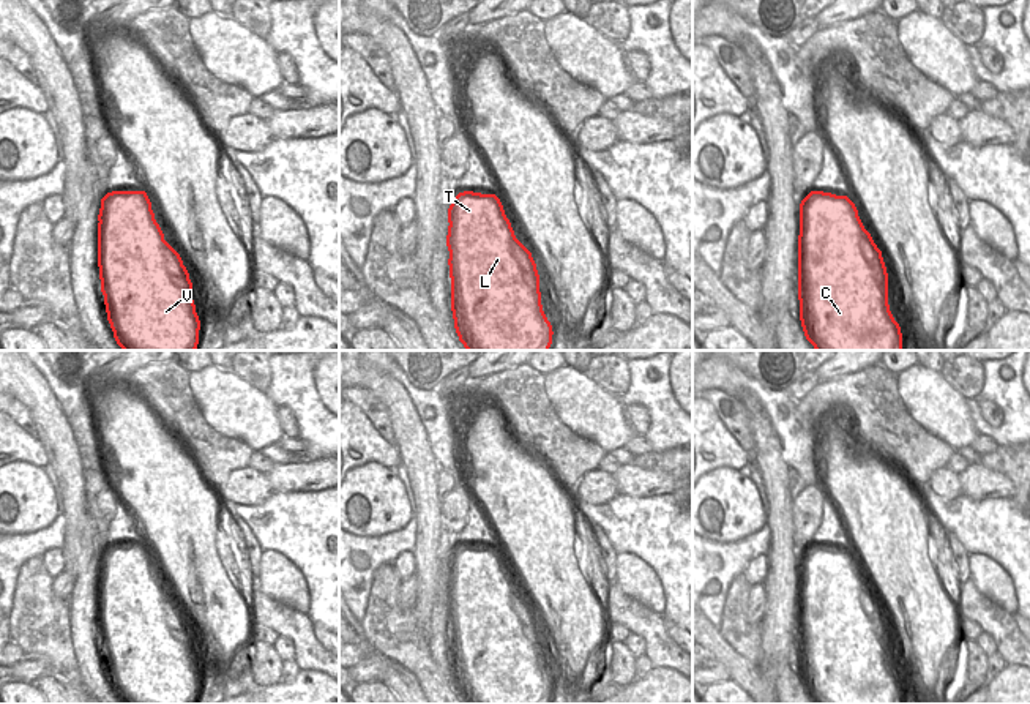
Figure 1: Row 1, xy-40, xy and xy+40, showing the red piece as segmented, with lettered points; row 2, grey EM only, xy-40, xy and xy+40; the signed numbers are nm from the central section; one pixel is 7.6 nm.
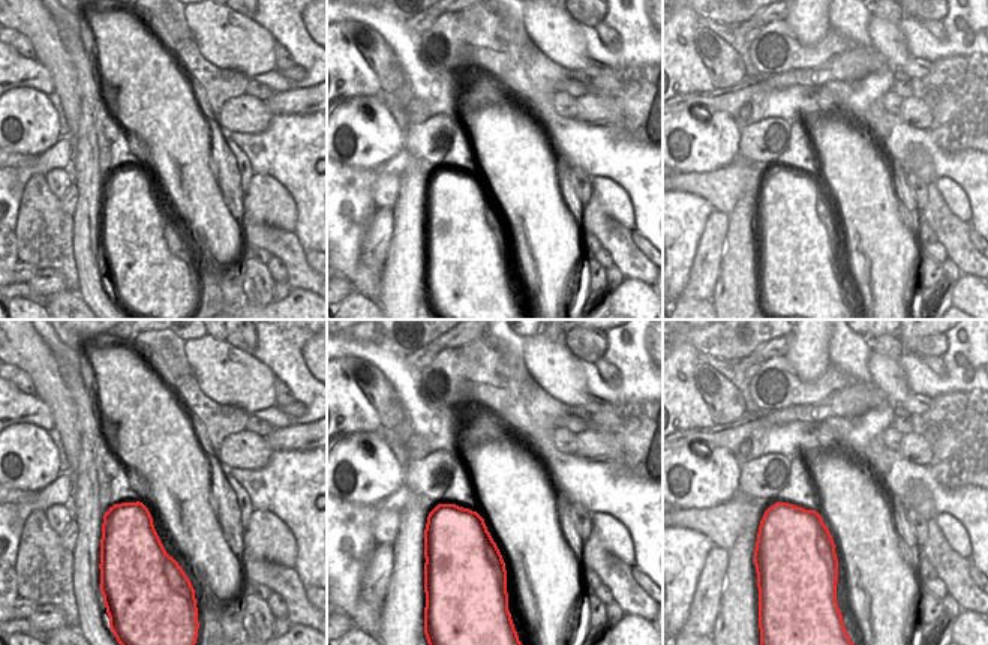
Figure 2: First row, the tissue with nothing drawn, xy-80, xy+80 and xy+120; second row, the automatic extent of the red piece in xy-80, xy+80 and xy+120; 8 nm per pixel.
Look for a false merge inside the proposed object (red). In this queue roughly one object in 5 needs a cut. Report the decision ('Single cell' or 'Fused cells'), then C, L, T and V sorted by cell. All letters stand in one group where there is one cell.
Single cell. Groups: C L T V

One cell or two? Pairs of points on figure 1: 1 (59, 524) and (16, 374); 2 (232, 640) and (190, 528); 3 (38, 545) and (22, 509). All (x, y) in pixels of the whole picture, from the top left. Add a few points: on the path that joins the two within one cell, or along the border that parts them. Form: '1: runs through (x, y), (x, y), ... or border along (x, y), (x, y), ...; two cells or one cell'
1: border along (55, 477), (65, 518), (62, 548); two cells
2: runs through (215, 611), (204, 591), (199, 556); one cell
3: border along (57, 504), (57, 516), (48, 526), (16, 535); two cells

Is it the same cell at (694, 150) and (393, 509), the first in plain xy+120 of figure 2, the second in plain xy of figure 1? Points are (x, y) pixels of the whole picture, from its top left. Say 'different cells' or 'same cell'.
same cell

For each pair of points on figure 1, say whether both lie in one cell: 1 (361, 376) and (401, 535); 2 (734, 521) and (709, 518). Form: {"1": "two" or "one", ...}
{"1": "two", "2": "one"}

